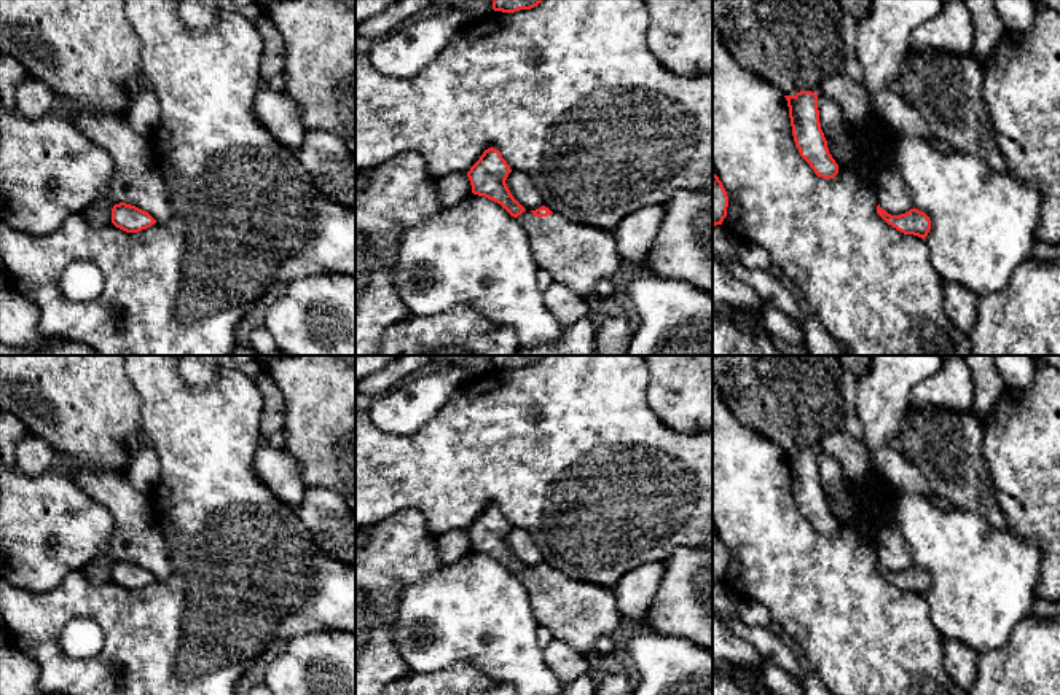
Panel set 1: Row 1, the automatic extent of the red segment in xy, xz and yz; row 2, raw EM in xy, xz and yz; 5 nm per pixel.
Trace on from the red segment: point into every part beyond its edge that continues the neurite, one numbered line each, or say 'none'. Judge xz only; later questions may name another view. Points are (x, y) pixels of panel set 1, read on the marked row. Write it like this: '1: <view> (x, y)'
1: xz (577, 255)

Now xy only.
none

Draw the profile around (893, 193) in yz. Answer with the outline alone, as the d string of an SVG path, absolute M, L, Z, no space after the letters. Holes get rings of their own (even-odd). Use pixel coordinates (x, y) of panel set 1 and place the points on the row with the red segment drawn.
M894 145L877 171L877 198L883 210L891 215L901 215L913 209L910 190L902 179L897 164L897 145Z

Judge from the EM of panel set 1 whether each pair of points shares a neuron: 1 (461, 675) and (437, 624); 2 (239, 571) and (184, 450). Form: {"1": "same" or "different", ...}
{"1": "different", "2": "same"}

